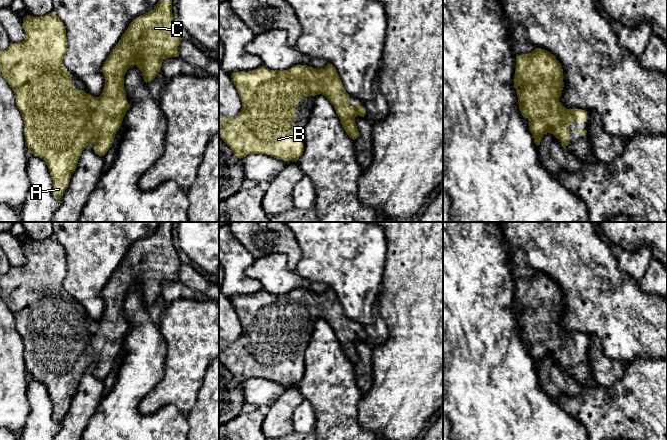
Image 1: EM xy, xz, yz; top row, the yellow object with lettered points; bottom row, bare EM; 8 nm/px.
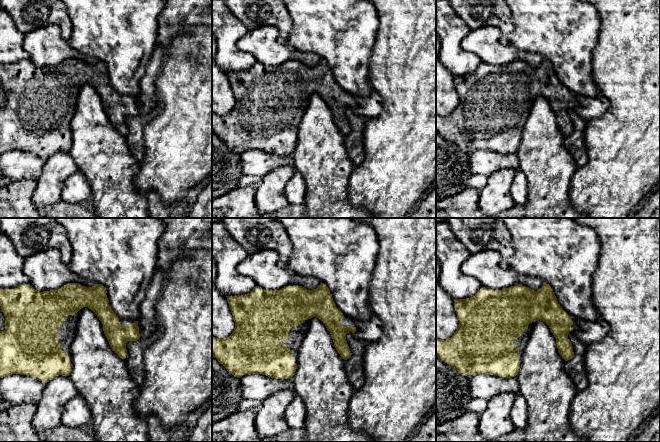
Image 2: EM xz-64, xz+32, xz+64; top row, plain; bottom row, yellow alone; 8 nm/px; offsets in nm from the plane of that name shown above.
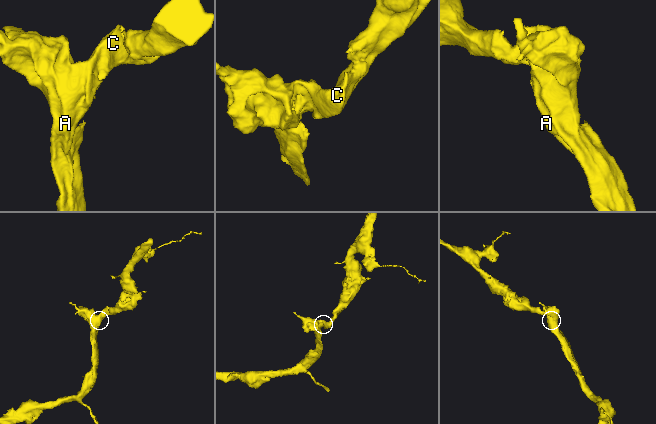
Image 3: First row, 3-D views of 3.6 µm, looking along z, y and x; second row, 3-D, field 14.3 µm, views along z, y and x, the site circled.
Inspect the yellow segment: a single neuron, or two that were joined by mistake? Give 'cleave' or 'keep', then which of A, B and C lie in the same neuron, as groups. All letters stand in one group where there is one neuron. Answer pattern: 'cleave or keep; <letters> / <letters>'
keep; A B C

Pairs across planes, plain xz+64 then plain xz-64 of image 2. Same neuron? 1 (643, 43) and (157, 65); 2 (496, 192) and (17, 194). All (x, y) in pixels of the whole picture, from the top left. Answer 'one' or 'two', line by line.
1: two
2: two

